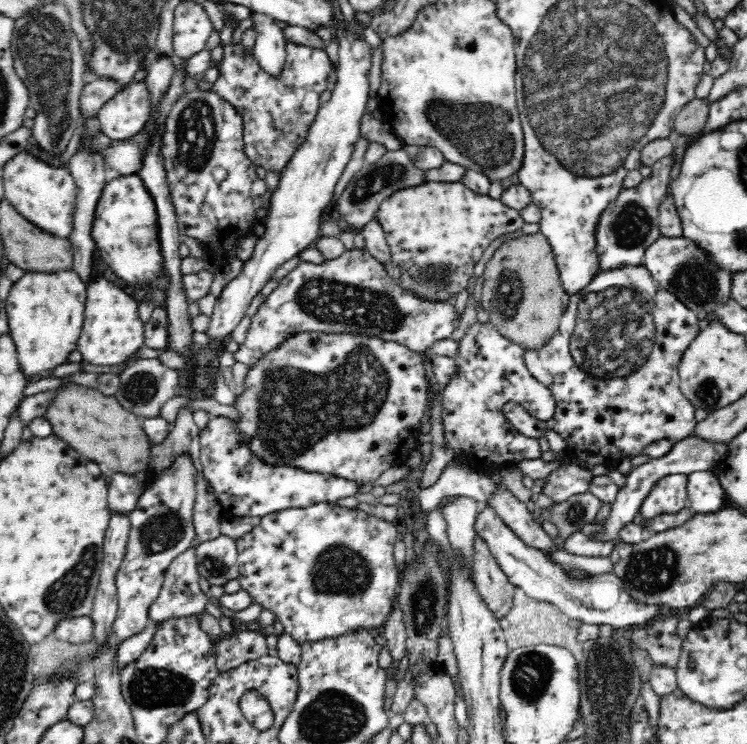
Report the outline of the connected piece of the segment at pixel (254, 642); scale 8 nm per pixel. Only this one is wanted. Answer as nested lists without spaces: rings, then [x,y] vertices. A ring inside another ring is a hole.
[[[258,626],[245,627],[230,636],[219,638],[216,644],[216,666],[226,672],[249,660],[267,655],[267,636]]]

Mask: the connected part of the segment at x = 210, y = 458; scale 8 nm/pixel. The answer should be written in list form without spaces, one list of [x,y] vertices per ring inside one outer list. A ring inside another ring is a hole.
[[[218,412],[214,414],[205,428],[199,433],[200,460],[203,468],[203,476],[209,482],[213,493],[228,518],[255,516],[262,518],[266,513],[278,512],[285,508],[306,508],[318,503],[336,503],[345,496],[354,496],[358,491],[358,483],[331,474],[306,471],[292,465],[272,465],[266,463],[262,457],[254,455],[248,449],[248,440],[244,433],[238,433],[234,420],[222,416]]]

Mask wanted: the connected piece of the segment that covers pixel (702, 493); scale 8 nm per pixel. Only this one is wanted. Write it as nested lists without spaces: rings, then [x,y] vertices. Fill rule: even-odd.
[[[694,471],[687,474],[688,505],[694,514],[718,512],[728,505],[725,490],[715,471]]]

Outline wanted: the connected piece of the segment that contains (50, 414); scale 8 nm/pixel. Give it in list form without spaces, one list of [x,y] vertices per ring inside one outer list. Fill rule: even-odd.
[[[77,383],[66,386],[66,392],[49,404],[44,414],[52,424],[53,434],[68,442],[82,456],[100,464],[106,472],[128,475],[148,471],[150,473],[150,448],[143,429],[143,419],[122,407],[118,399],[102,394],[98,389]]]

